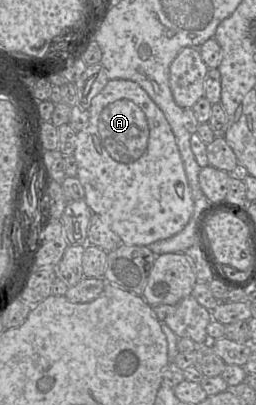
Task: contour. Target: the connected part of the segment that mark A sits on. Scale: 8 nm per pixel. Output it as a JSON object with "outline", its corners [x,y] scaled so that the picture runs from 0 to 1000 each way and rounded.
{"outline":[[[426,198],[402,222],[363,242],[348,264],[348,296],[336,311],[301,328],[301,353],[285,383],[301,398],[301,437],[328,462],[332,494],[355,523],[391,531],[434,568],[477,590],[480,602],[578,607],[688,580],[738,548],[758,521],[754,484],[672,316],[633,272],[531,202]]]}

